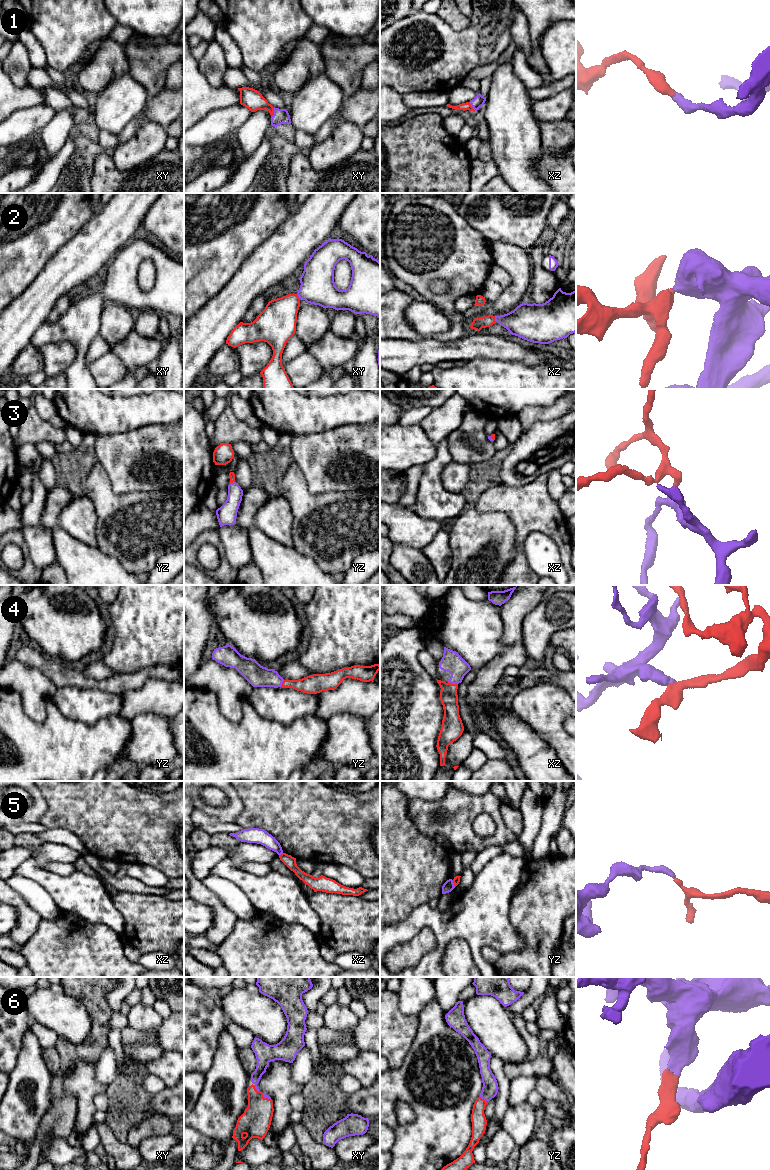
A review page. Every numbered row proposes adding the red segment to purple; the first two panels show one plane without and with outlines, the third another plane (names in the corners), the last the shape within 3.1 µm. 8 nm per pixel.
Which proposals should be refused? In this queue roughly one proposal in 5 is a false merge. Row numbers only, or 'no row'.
5

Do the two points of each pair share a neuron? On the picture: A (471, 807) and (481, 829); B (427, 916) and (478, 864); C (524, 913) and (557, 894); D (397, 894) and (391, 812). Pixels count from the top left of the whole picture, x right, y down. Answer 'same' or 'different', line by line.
A: different
B: different
C: same
D: same

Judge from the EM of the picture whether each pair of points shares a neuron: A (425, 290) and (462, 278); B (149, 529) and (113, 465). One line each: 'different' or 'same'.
A: same
B: different

